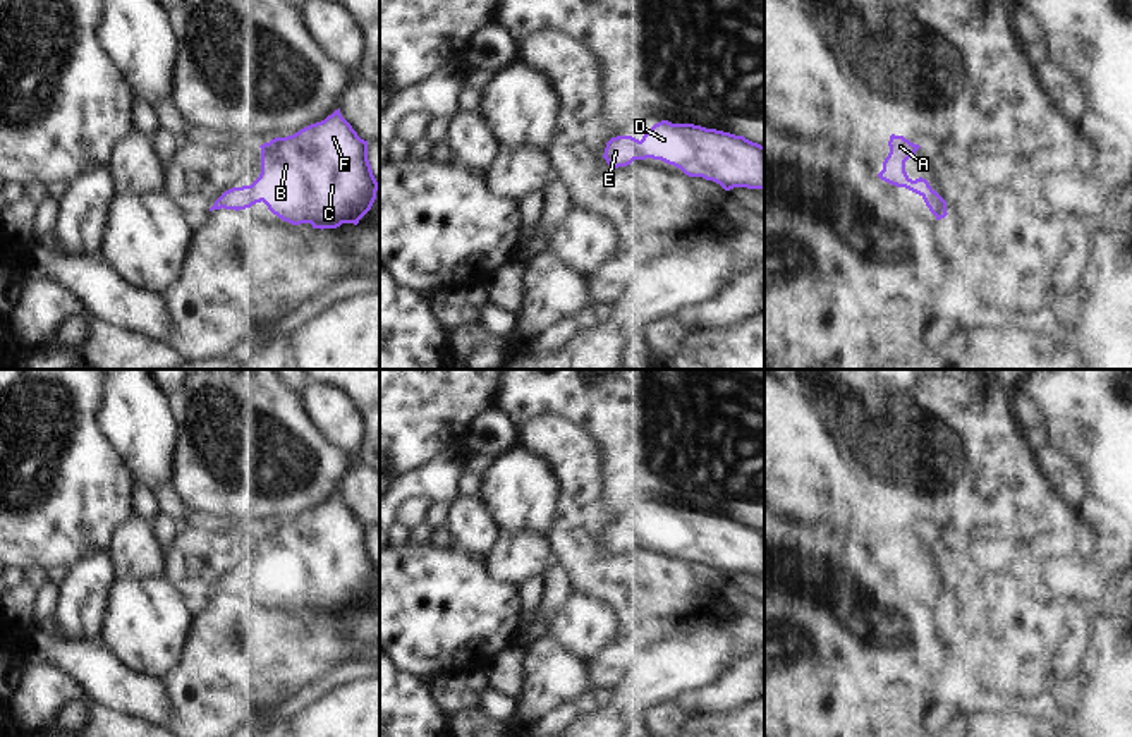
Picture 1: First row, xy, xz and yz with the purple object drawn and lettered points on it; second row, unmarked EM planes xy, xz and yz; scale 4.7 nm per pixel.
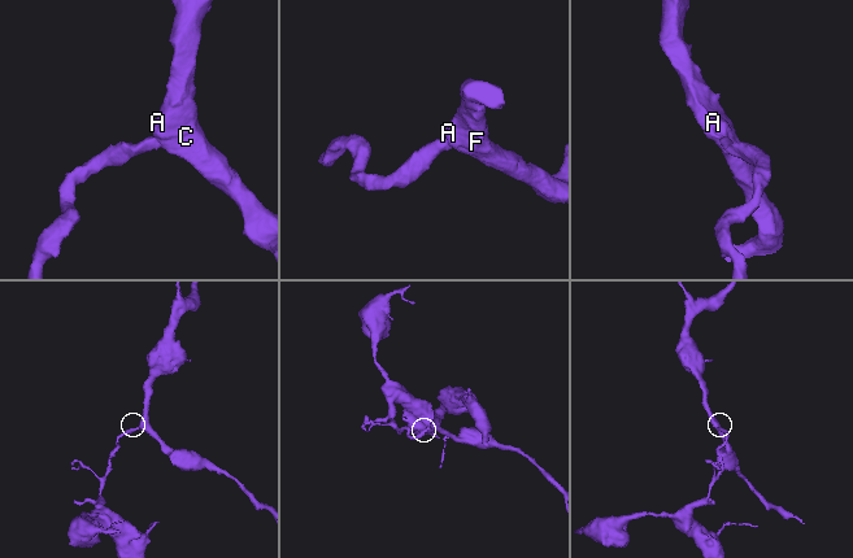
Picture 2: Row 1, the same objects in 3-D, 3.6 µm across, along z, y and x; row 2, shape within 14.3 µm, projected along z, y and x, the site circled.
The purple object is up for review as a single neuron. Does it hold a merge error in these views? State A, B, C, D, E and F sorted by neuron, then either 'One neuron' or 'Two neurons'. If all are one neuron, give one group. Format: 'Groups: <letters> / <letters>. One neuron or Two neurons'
Groups: A B C D E F. One neuron.

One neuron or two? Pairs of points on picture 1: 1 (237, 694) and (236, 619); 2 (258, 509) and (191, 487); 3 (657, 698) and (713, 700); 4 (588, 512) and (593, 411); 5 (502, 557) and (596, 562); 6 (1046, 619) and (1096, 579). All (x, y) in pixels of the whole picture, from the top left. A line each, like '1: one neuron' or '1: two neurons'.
1: one neuron
2: one neuron
3: two neurons
4: two neurons
5: two neurons
6: two neurons

